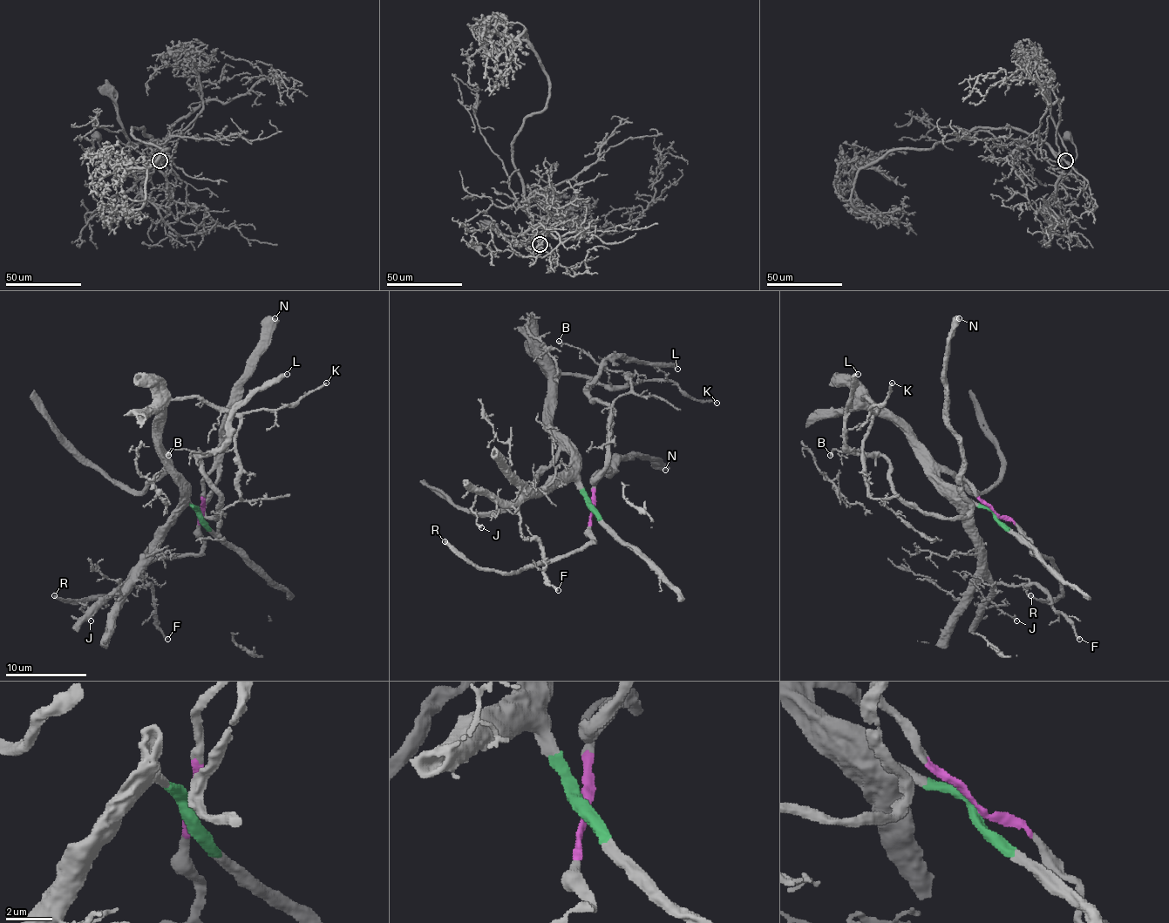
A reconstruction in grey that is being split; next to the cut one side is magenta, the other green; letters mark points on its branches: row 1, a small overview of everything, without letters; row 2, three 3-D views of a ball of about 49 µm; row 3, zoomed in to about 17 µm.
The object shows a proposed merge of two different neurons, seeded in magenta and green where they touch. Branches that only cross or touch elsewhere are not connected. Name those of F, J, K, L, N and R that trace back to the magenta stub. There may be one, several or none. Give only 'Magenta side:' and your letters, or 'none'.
Magenta side: L, N, R

